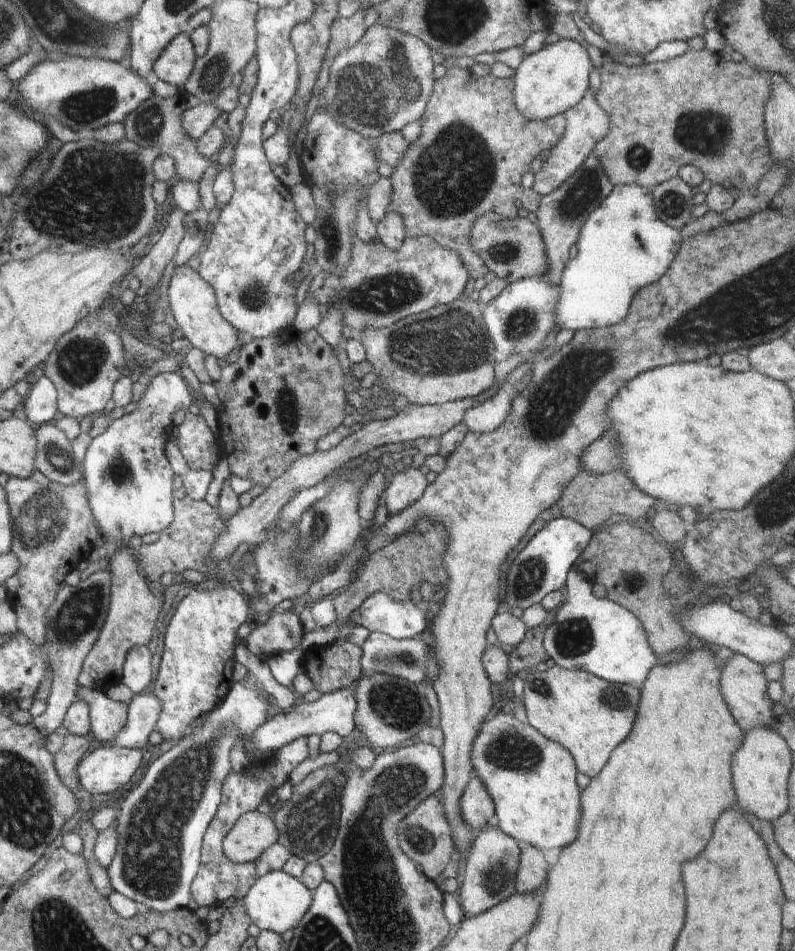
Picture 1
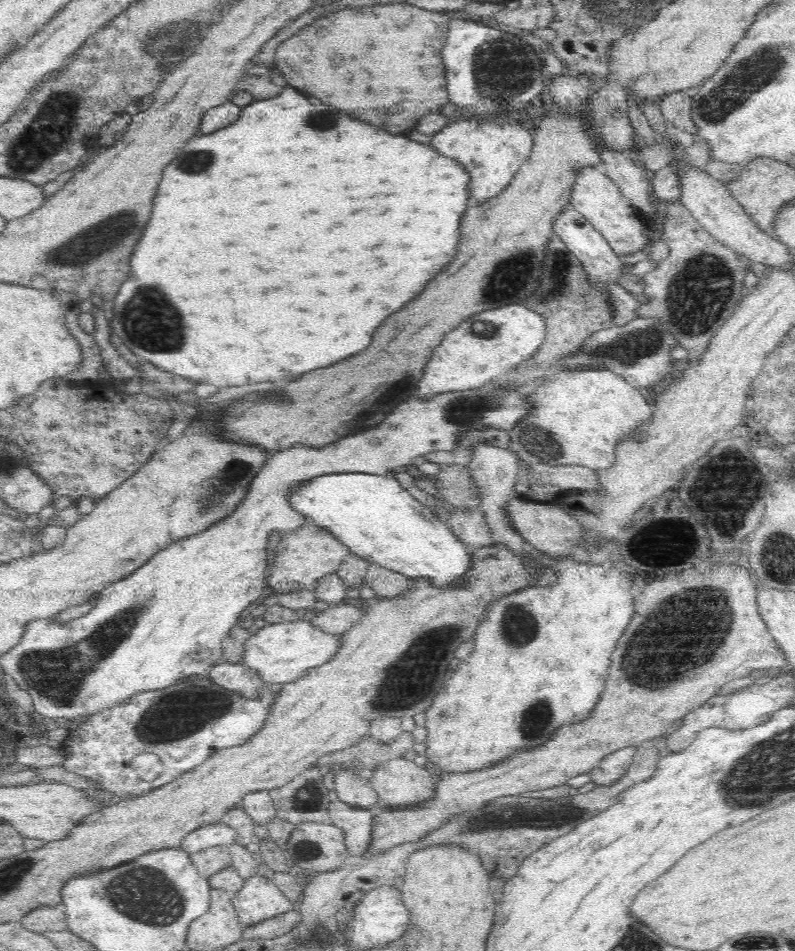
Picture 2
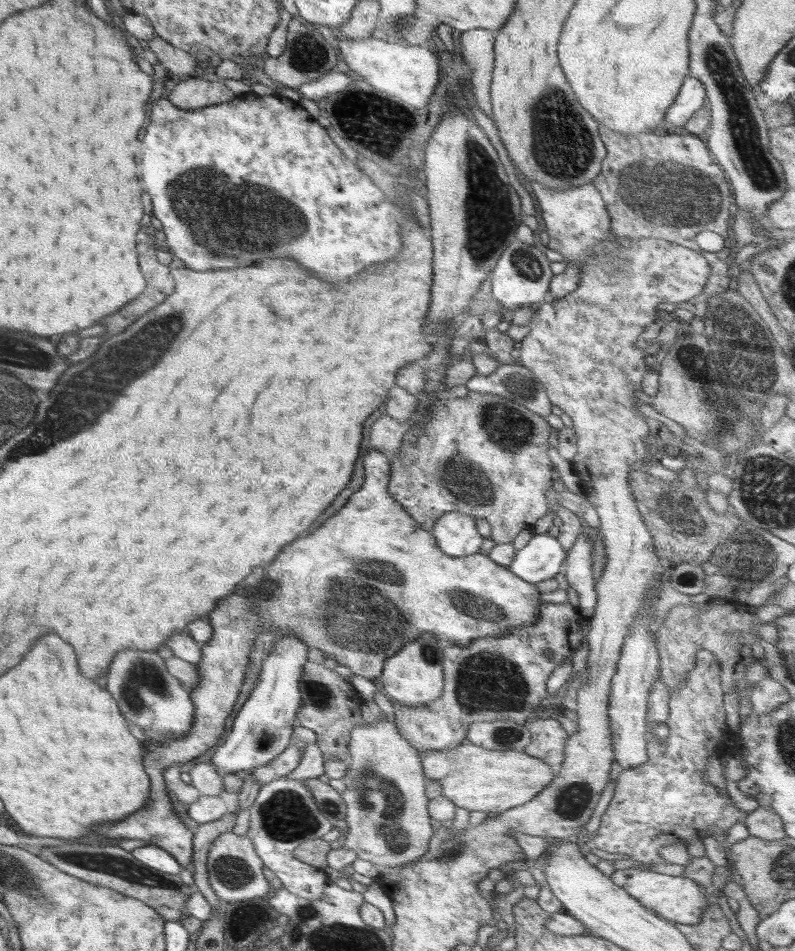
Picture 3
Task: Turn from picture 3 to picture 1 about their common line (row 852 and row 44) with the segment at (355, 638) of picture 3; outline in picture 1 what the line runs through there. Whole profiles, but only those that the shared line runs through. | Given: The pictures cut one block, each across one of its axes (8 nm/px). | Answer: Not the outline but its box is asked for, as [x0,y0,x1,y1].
[153,32,196,89]

